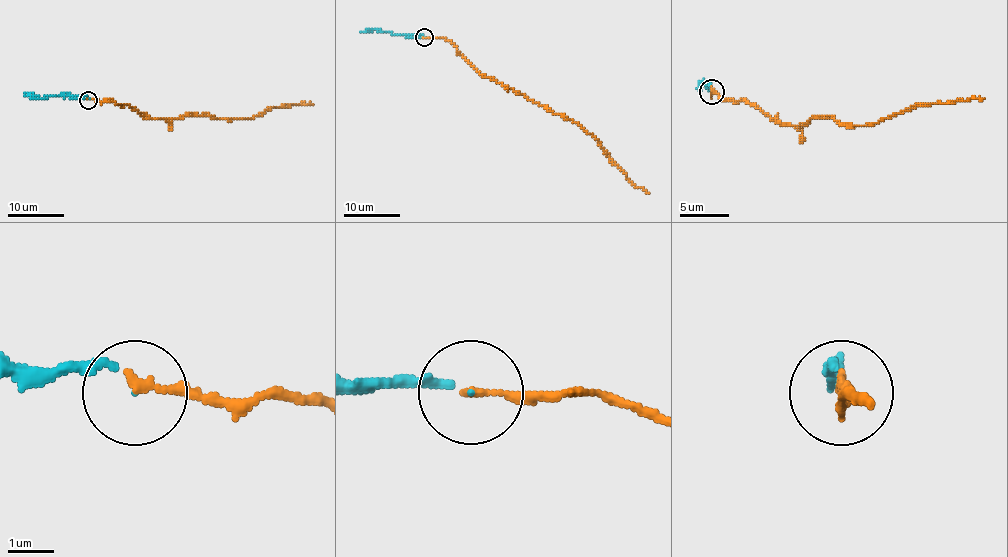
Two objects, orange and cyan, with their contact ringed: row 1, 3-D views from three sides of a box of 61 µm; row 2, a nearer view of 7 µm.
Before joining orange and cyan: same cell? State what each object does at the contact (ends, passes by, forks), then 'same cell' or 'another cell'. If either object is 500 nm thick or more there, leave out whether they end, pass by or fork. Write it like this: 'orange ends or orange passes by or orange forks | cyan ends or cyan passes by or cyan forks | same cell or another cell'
orange ends | cyan ends | same cell

